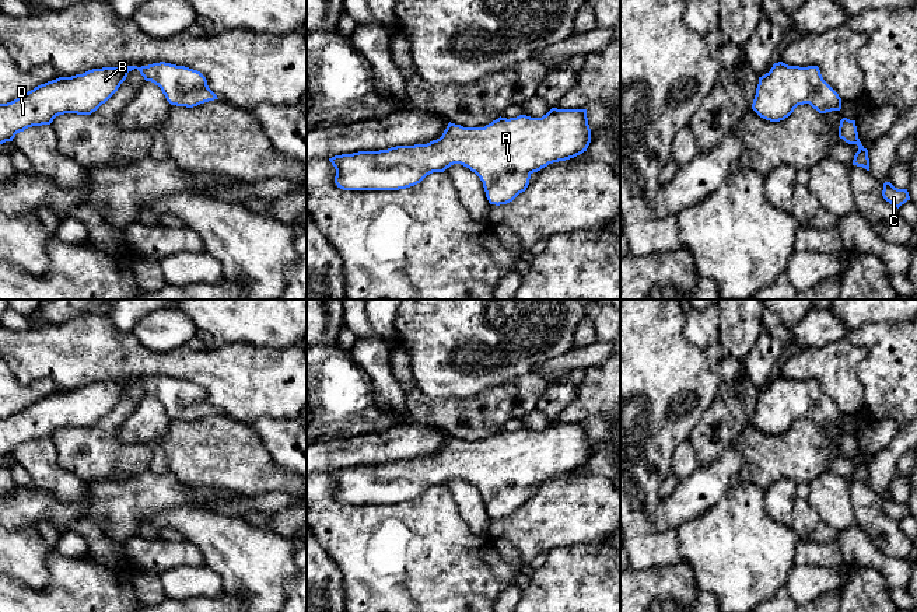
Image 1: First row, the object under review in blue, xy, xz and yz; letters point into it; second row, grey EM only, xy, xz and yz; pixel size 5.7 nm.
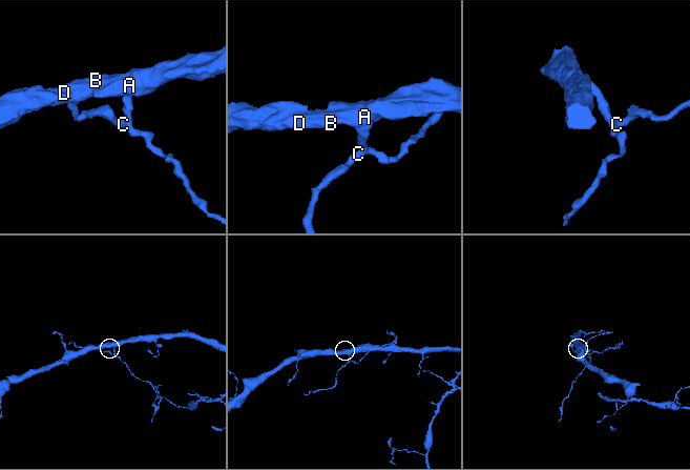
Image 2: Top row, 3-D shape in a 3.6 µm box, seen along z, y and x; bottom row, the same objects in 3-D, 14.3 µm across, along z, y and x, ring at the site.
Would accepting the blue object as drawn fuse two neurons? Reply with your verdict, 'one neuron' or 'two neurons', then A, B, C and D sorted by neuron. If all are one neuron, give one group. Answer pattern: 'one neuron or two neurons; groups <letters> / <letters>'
one neuron; groups A B C D

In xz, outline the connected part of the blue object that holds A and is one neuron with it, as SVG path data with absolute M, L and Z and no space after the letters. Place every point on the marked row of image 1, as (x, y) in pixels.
M552 108L542 118L519 115L498 118L484 127L448 123L442 136L427 144L396 146L379 151L358 151L329 158L336 169L335 183L343 190L399 190L420 183L433 172L461 164L483 182L490 204L507 204L525 192L531 175L549 164L574 158L587 151L591 129L587 109Z

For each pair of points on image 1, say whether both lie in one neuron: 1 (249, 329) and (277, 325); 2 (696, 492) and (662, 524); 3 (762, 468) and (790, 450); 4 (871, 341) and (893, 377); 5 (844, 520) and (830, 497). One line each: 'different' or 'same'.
1: same
2: same
3: same
4: same
5: same

